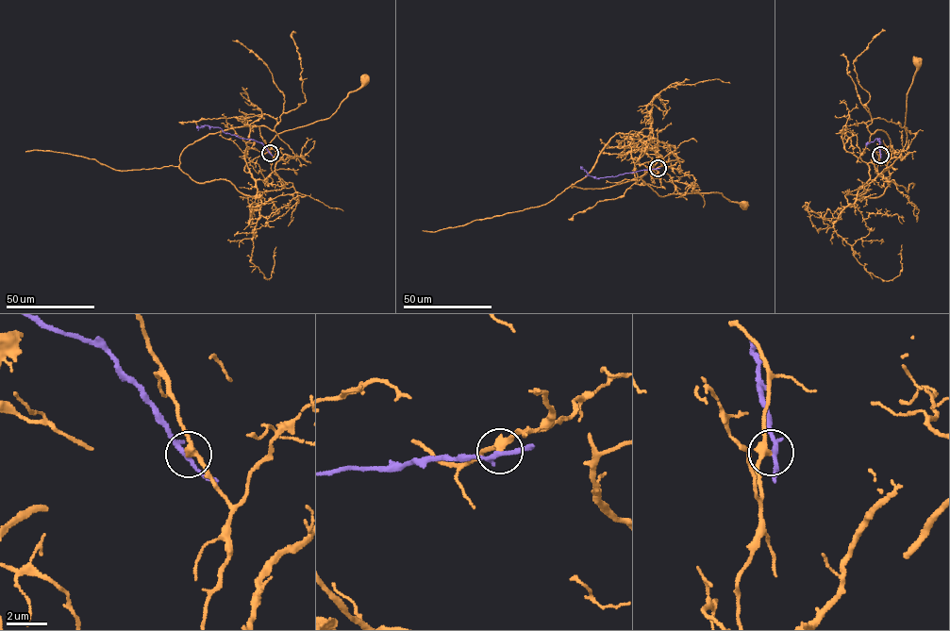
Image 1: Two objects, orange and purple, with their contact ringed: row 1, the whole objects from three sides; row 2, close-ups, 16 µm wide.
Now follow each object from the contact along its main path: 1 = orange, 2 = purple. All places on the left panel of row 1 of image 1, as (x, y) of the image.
1: (270, 153), (272, 173), (264, 180), (244, 171), (278, 134), (328, 119), (364, 80)
2: (270, 153), (259, 142), (224, 133), (218, 127), (204, 125), (198, 130)

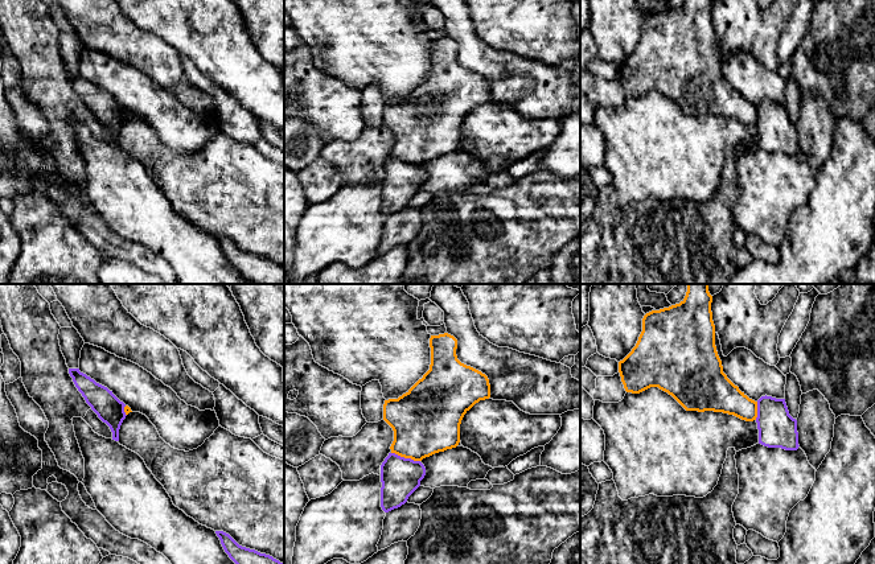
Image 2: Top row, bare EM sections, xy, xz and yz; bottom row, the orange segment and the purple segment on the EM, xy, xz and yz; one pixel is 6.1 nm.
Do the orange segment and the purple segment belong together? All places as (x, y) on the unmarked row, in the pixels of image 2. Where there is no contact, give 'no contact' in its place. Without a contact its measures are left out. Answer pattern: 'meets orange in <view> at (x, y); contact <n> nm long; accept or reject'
meets orange in xz at (406, 161); contact 190 nm long; reject

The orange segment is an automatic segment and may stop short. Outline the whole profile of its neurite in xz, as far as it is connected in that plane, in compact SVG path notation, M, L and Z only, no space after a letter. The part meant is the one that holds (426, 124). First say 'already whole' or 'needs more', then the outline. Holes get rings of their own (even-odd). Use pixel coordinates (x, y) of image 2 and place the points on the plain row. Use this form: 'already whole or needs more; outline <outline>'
already whole; outline M431 40L430 52L430 74L406 98L383 108L383 124L394 135L391 157L414 165L456 152L464 119L480 104L490 102L488 81L457 63L457 44L453 40Z

